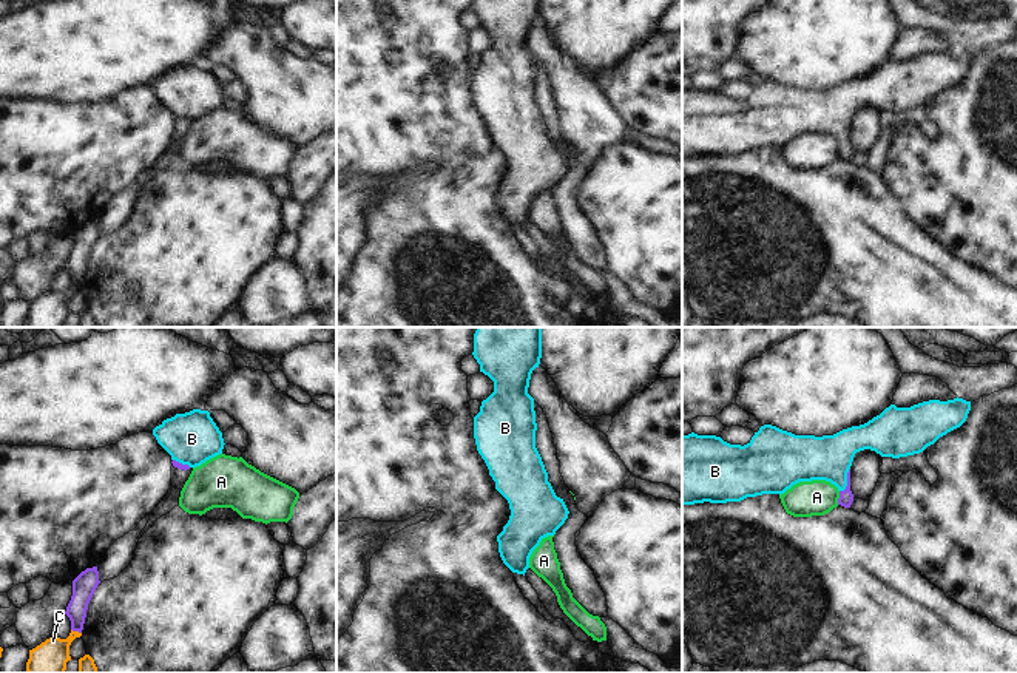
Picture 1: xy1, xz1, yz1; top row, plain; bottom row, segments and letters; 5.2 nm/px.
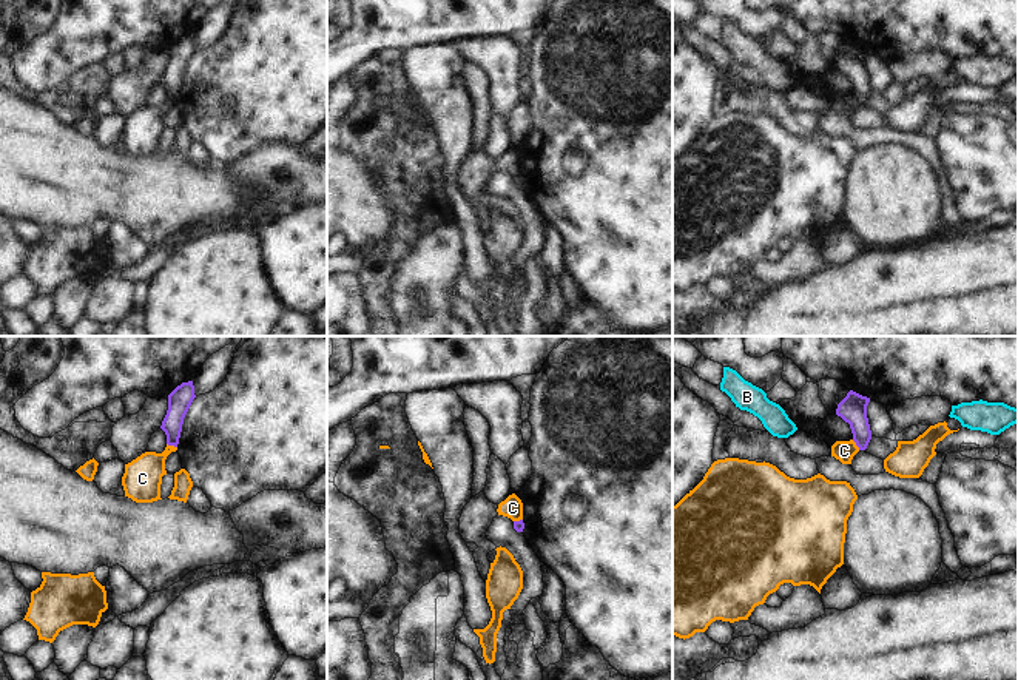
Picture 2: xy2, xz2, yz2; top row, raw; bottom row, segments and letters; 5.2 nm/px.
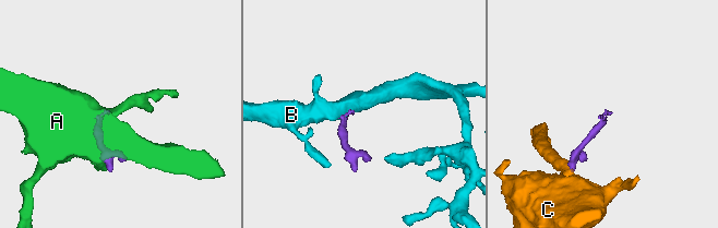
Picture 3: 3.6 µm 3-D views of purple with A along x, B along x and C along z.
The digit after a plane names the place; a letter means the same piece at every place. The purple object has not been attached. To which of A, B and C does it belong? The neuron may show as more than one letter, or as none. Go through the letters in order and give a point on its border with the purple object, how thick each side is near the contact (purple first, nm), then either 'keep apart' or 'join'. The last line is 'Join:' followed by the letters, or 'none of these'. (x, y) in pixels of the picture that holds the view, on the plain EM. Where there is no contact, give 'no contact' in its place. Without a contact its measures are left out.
A: yz1 (840, 152) | 80/190 nm | keep apart
B: yz1 (848, 135) | 80/240 nm | join
C: xy1 (76, 284) | 120/200 nm | keep apart
Join: B

